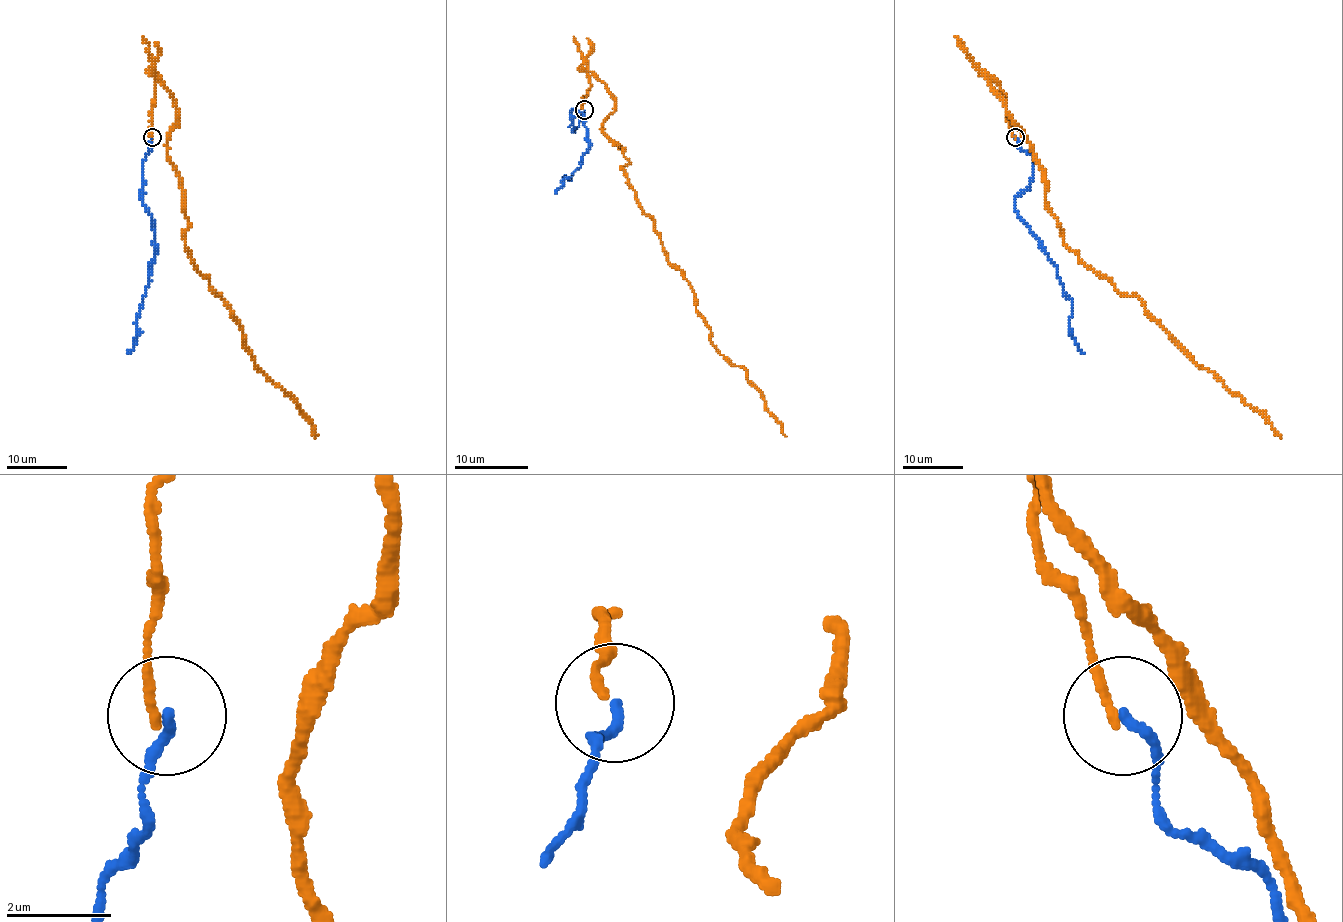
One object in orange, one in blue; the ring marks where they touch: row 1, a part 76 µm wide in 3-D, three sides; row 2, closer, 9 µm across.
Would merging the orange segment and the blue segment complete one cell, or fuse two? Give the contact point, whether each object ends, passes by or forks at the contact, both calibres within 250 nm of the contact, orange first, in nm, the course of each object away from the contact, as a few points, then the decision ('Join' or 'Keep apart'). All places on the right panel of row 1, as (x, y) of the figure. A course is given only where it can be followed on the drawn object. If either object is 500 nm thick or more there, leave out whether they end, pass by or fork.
Place: (1015, 137). At the ring orange ends. At the ring blue ends. Thickness 180 nm (orange) against 200 nm. Course of orange: (1014, 137), (1005, 94), (988, 78), (1043, 173), (1046, 209), (1062, 241), (1120, 293), (1136, 295), (1281, 435). Course of blue: (1015, 137), (1034, 162), (1032, 180), (1017, 194), (1014, 206), (1056, 268), (1071, 301), (1070, 336), (1083, 354). Join

